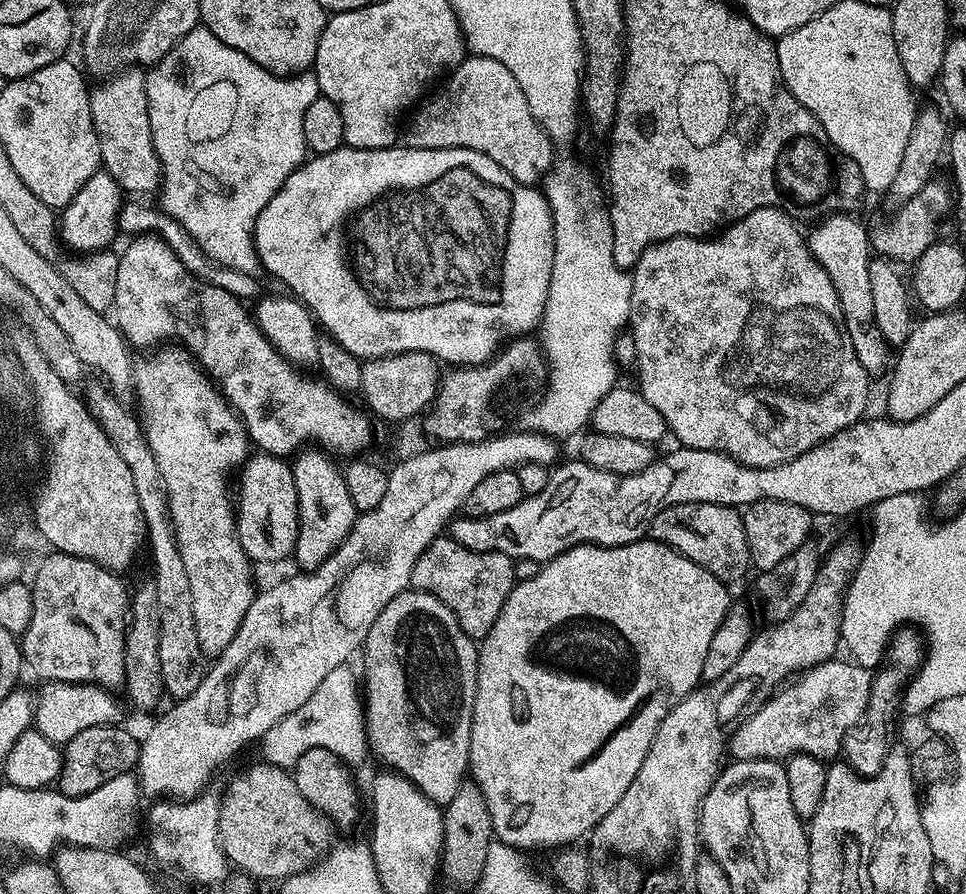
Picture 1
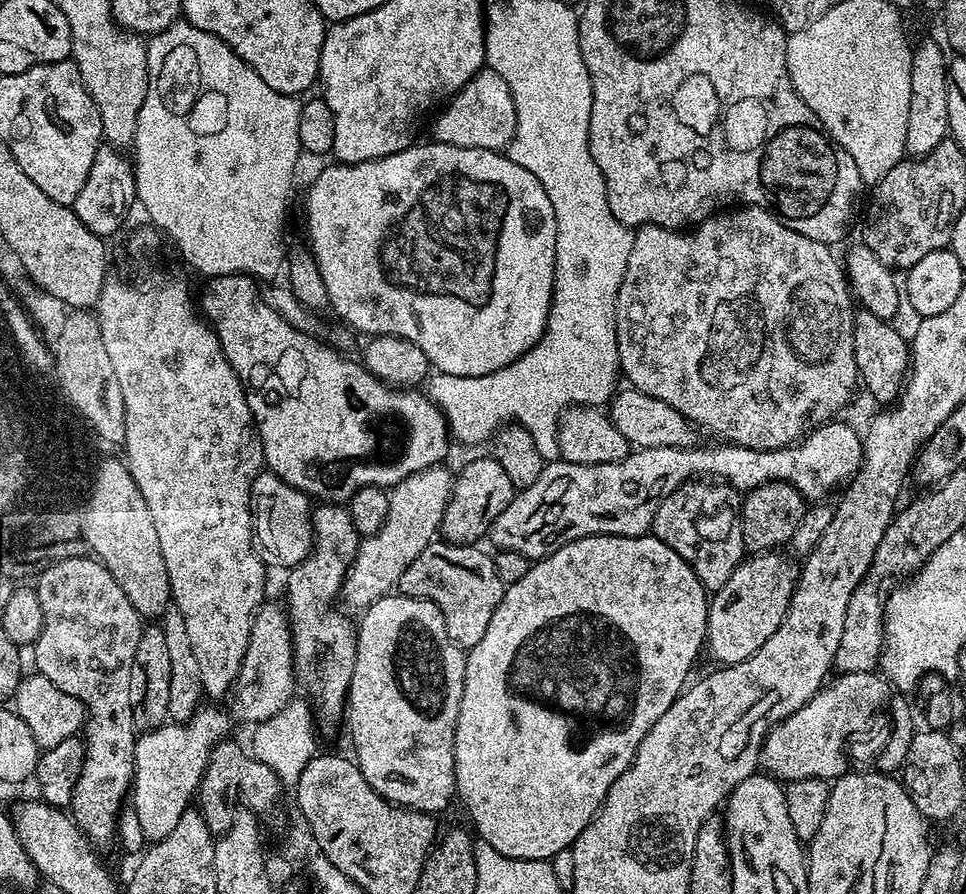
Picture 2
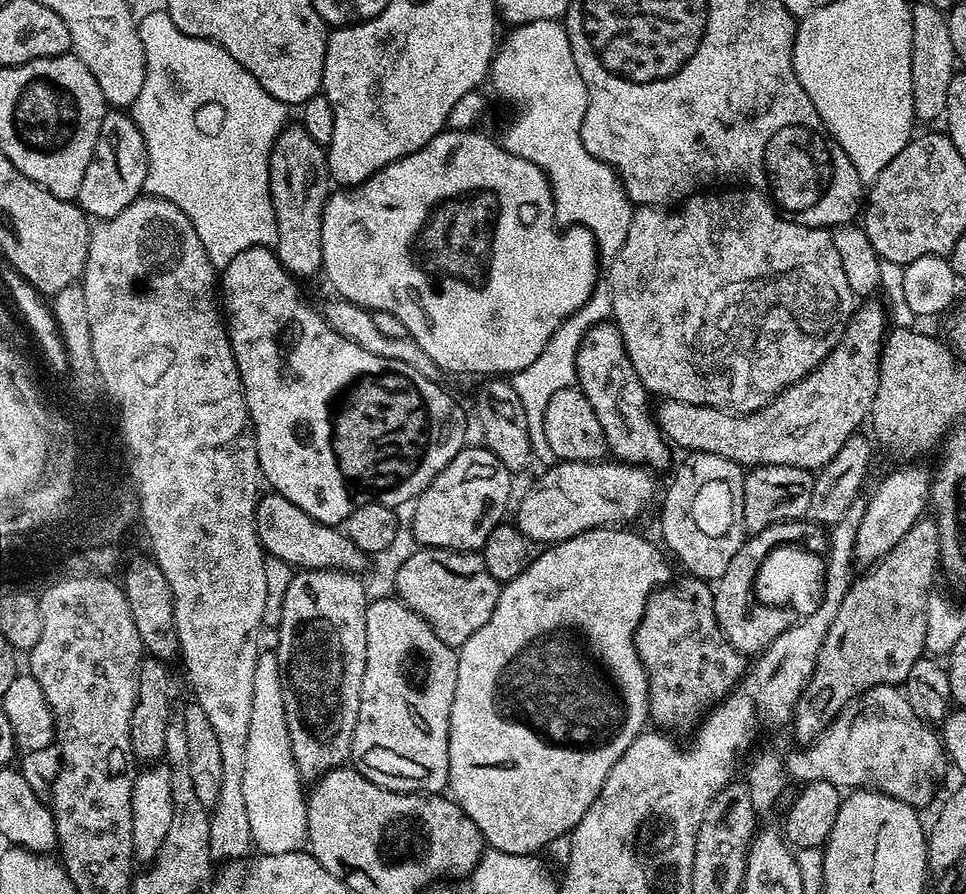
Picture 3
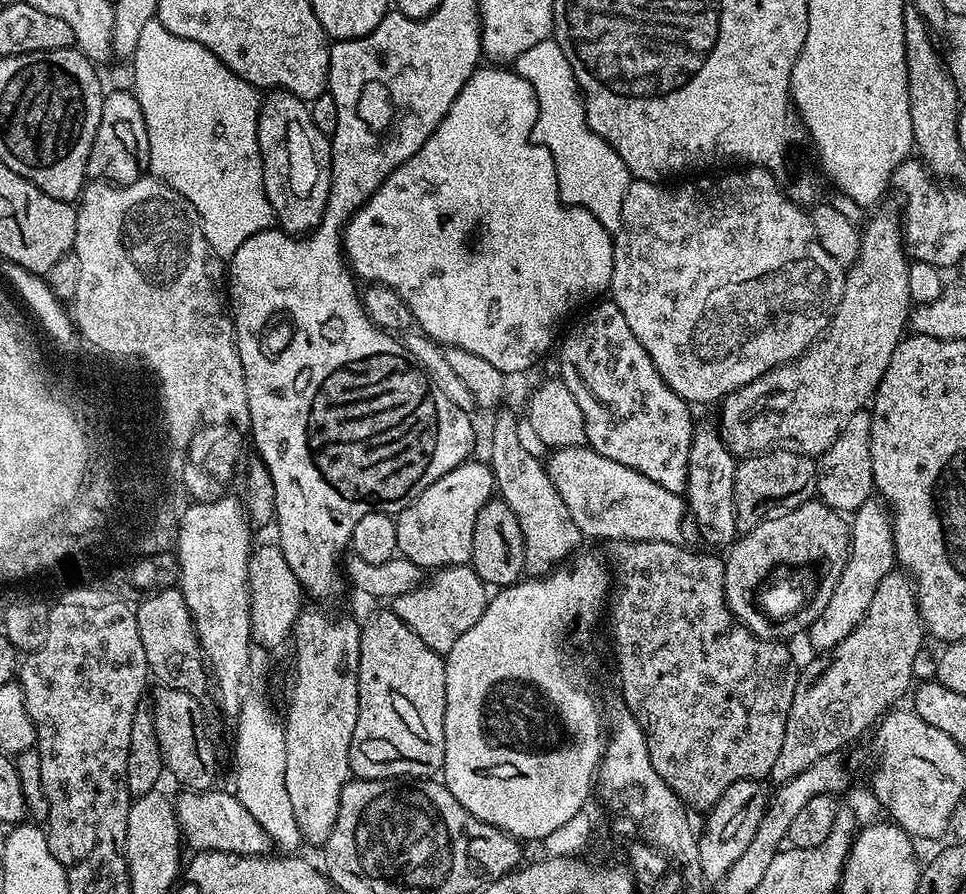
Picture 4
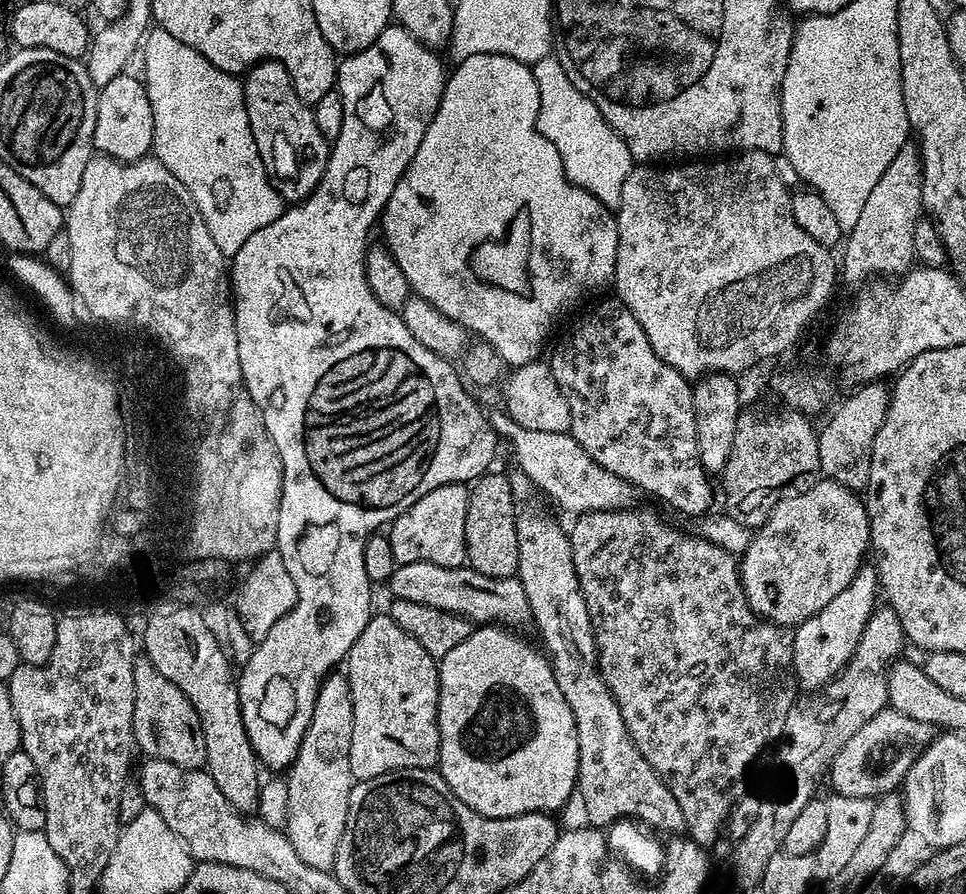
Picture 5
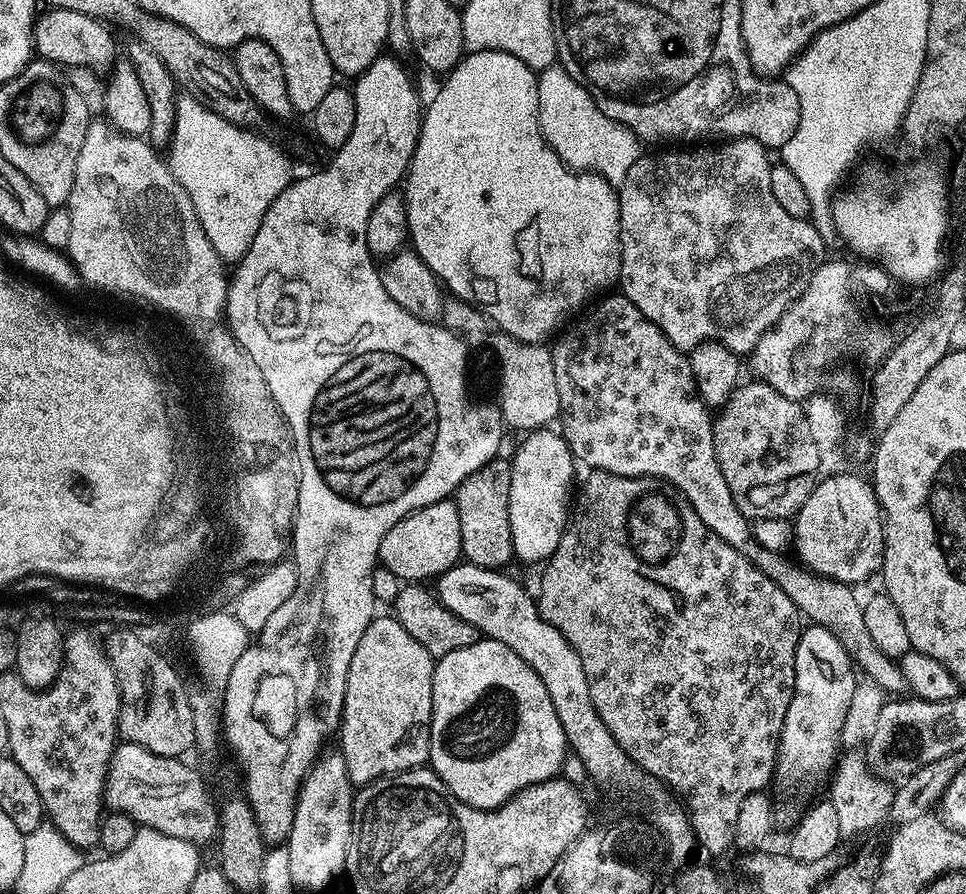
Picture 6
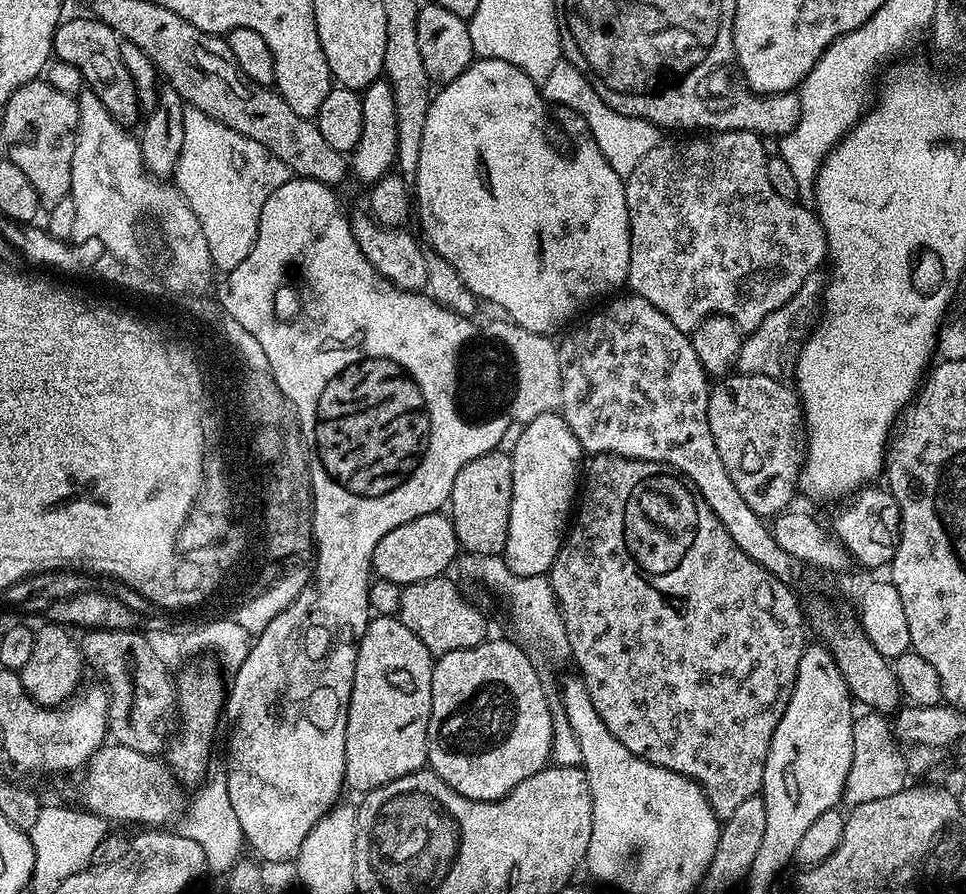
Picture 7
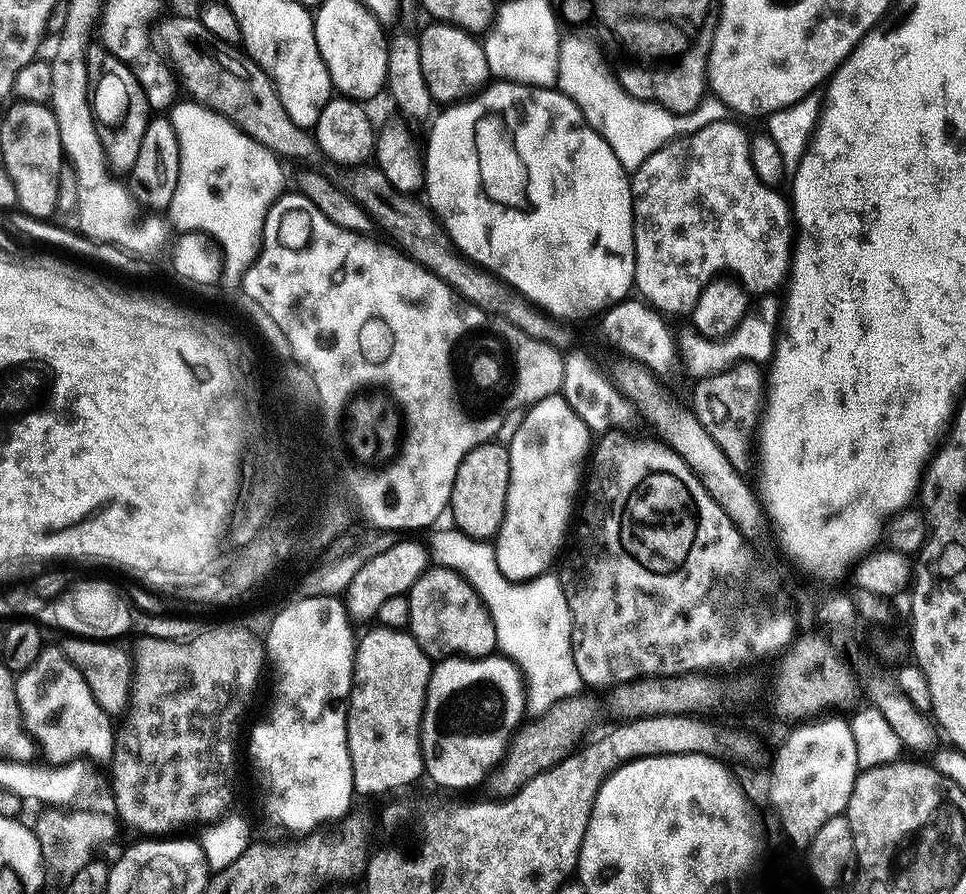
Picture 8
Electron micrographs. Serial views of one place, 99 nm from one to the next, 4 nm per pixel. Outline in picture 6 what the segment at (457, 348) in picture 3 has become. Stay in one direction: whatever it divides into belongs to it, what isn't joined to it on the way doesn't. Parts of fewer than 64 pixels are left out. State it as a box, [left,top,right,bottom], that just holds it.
[402,52,620,344]

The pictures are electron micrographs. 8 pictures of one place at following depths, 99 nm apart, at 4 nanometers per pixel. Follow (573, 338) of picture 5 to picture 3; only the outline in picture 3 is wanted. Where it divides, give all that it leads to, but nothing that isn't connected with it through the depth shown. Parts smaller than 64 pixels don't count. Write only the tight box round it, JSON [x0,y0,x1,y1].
[576,319,673,470]

